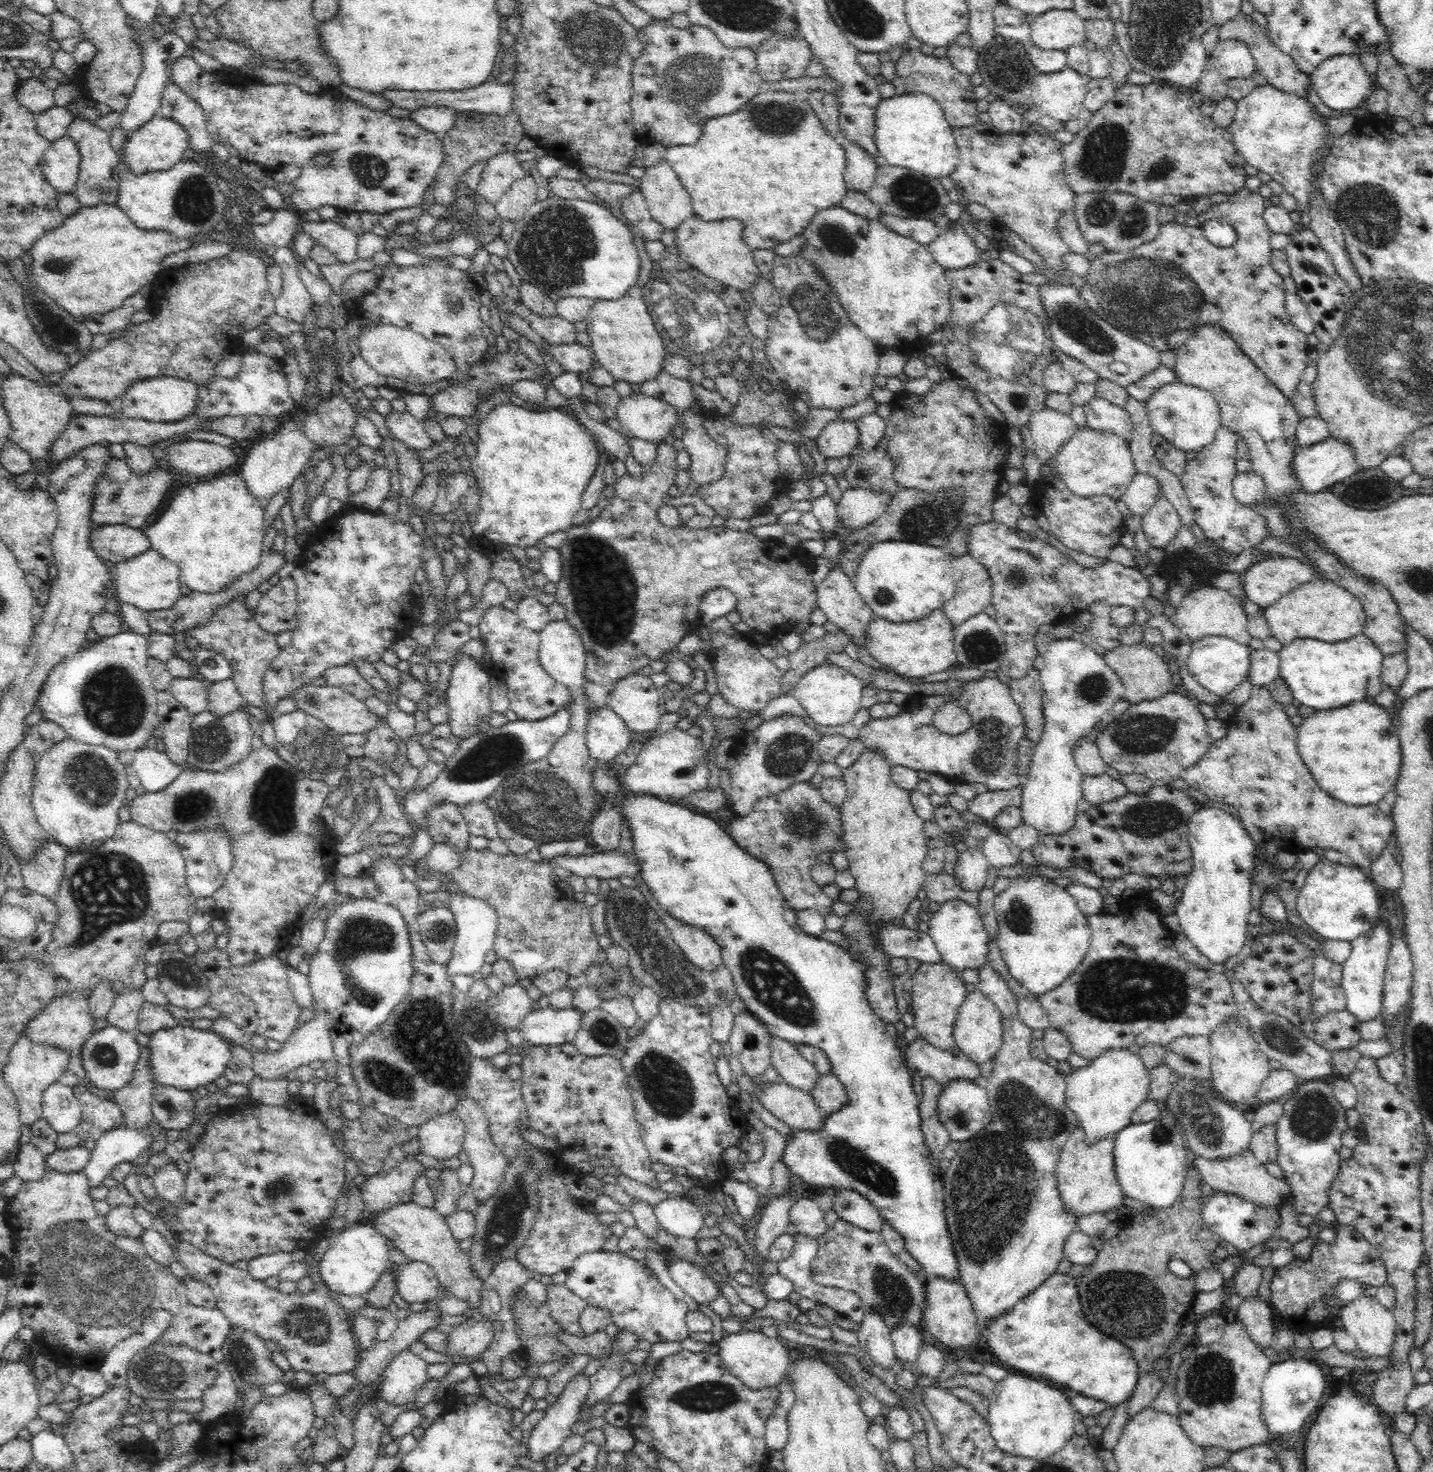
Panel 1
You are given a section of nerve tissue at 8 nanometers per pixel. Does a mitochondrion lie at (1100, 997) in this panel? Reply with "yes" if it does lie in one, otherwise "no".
yes

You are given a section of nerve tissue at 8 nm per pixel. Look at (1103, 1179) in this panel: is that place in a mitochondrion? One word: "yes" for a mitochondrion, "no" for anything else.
no

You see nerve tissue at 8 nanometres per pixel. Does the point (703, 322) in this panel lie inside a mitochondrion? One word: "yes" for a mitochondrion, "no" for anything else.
yes

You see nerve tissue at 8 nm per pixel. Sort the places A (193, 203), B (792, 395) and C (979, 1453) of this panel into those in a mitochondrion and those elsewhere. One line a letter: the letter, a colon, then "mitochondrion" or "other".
A: mitochondrion
B: other
C: other

